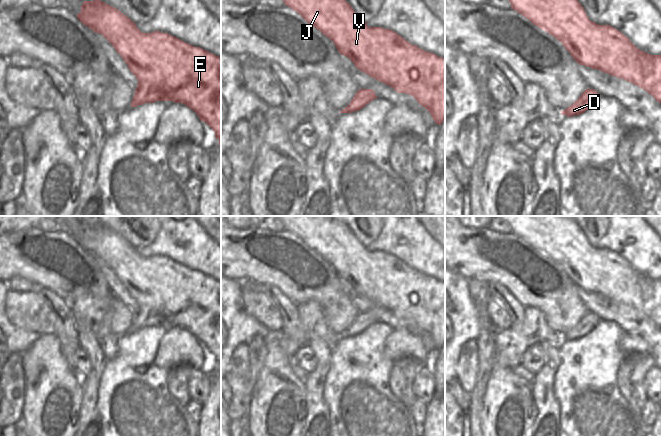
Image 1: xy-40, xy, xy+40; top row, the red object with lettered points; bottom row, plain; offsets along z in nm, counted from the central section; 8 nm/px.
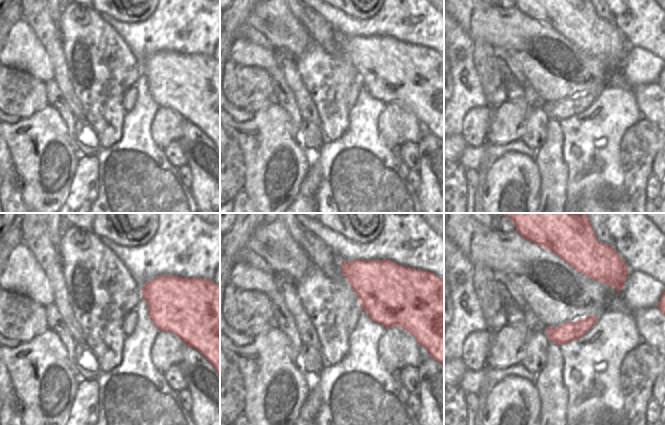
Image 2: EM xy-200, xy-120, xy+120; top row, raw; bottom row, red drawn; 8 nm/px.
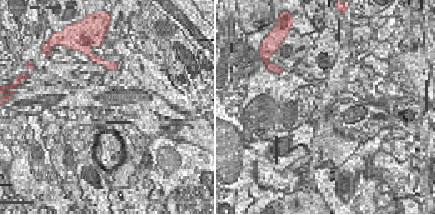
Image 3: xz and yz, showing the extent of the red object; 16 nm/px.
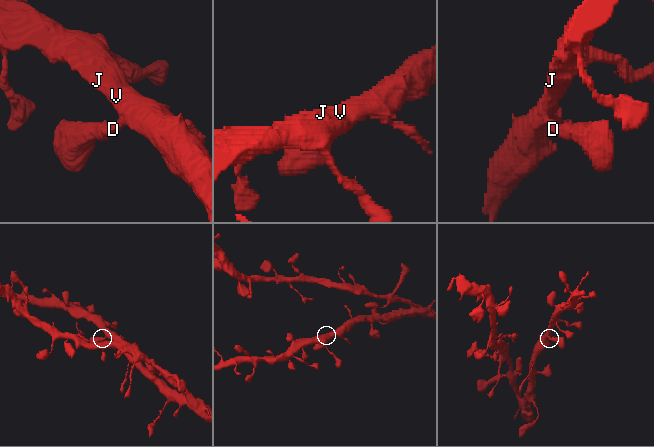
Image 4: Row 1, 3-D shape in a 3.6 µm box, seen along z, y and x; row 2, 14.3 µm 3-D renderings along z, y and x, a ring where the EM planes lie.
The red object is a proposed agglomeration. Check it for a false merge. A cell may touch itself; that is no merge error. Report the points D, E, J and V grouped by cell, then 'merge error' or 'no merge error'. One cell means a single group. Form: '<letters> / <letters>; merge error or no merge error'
D E J V; no merge error

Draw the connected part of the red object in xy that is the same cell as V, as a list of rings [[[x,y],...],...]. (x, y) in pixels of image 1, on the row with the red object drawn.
[[[283,0],[307,23],[318,29],[348,57],[355,67],[392,87],[412,95],[440,125],[445,121],[445,59],[424,51],[390,29],[368,27],[345,0]]]

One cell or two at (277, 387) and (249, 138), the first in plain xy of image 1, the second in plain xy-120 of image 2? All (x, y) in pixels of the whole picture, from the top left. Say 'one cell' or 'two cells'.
one cell

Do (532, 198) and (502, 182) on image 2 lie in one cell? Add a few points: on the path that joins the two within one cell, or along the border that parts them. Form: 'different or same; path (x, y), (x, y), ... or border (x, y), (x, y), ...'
same; path (529, 185), (522, 167), (515, 172)

